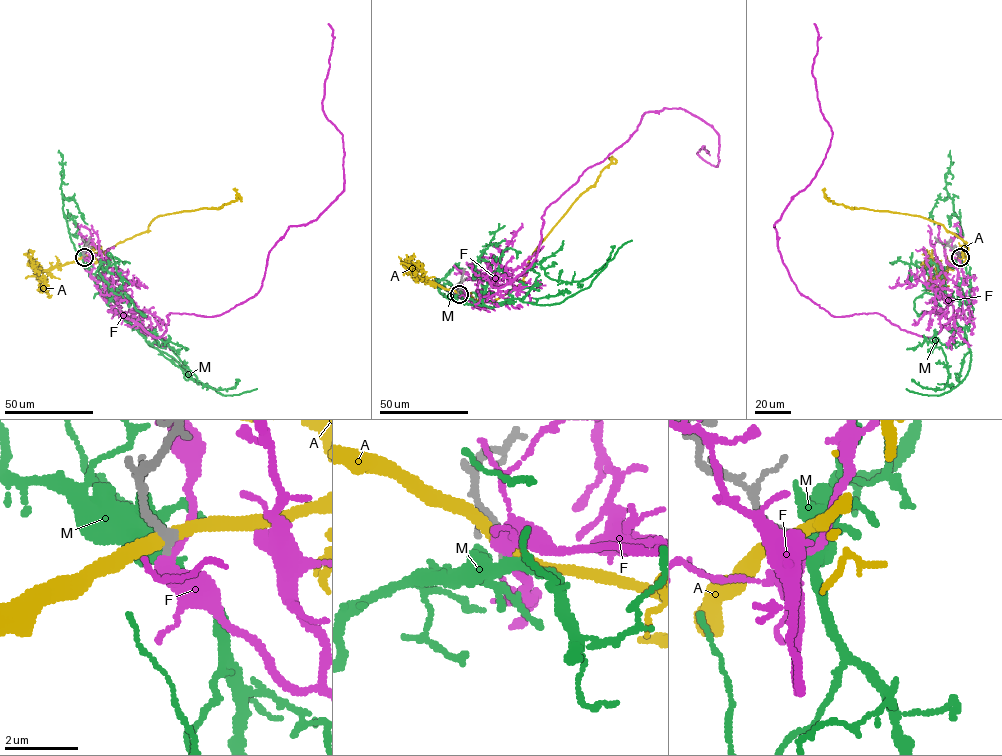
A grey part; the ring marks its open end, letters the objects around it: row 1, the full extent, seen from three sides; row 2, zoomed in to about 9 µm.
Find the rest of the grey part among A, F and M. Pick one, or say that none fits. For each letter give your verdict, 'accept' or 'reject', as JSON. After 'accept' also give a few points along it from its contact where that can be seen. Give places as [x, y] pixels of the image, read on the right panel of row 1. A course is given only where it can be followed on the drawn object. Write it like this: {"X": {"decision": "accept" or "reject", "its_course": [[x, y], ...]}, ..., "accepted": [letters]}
{"A": {"decision": "reject"}, "F": {"decision": "reject"}, "M": {"decision": "accept", "its_course": [[960, 257], [973, 309], [967, 341], [929, 339], [945, 356], [943, 389], [911, 379]]}, "accepted": ["M"]}

